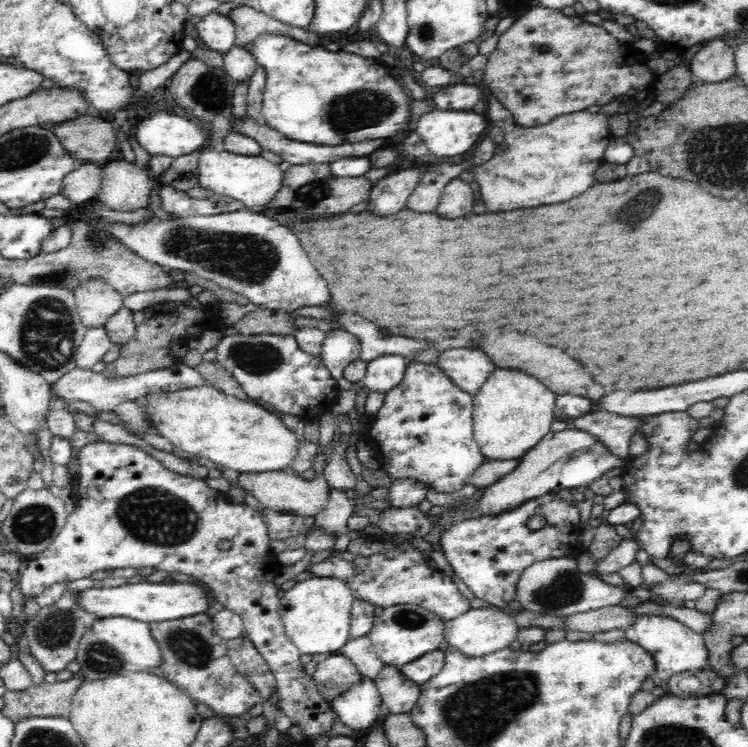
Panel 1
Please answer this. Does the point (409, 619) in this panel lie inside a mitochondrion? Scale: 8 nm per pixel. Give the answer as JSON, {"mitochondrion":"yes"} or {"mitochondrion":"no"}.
{"mitochondrion":"yes"}

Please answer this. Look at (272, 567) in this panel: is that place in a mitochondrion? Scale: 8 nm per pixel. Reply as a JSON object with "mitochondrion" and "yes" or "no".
{"mitochondrion":"no"}

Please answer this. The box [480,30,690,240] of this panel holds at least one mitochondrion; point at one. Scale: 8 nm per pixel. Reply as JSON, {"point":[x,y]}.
{"point":[646,201]}

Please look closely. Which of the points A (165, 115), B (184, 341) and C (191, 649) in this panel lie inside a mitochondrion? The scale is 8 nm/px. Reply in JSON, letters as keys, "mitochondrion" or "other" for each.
{"A":"other","B":"other","C":"mitochondrion"}

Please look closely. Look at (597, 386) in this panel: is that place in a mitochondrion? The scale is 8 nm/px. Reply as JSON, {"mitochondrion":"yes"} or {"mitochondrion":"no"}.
{"mitochondrion":"no"}

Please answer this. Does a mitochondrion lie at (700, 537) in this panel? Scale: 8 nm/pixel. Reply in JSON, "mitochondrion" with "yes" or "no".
{"mitochondrion":"no"}

